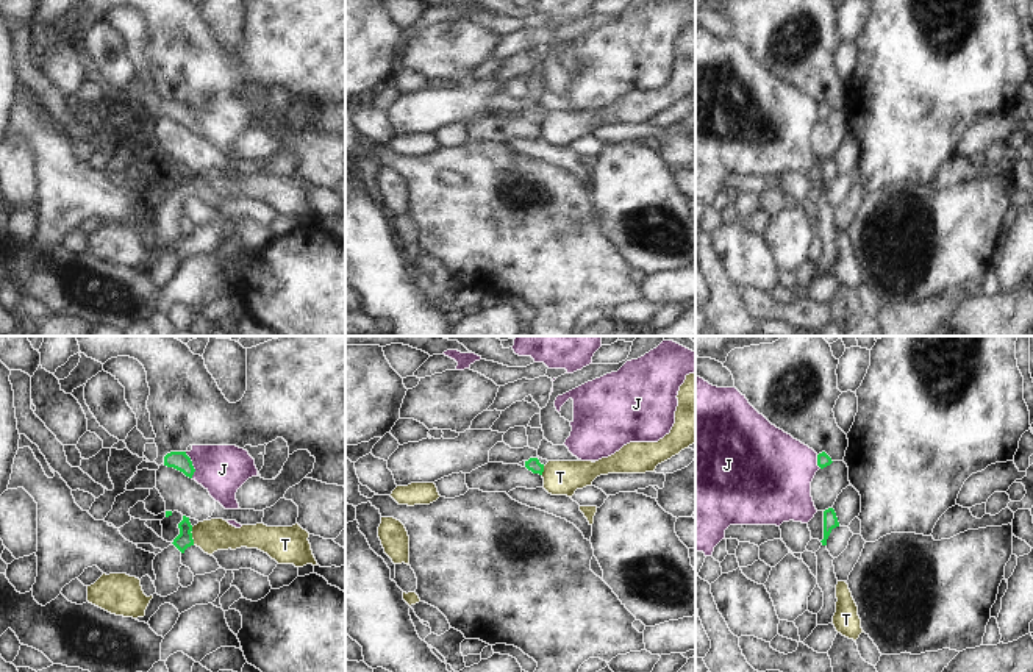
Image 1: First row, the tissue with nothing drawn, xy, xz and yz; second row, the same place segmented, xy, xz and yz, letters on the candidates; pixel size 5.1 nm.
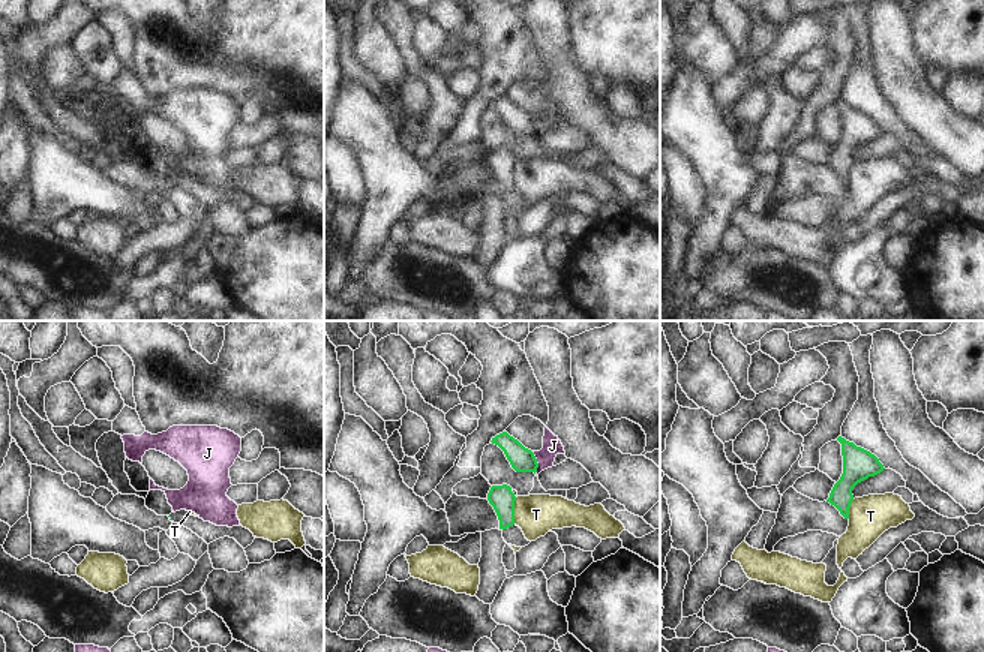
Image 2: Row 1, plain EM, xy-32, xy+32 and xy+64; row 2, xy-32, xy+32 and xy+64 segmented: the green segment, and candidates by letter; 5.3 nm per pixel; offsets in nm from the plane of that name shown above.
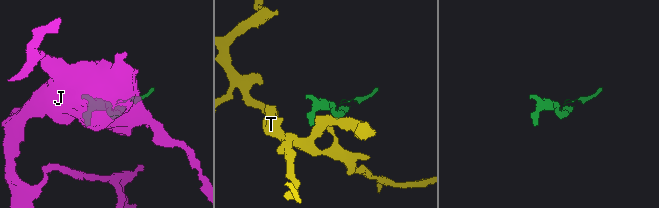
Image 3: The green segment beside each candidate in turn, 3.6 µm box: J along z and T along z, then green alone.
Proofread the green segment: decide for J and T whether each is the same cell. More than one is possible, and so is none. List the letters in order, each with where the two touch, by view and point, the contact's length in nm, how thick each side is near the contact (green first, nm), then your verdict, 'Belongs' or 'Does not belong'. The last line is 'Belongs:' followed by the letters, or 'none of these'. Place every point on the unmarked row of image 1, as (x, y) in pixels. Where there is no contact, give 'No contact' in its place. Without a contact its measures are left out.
J: Touches green at xy (191, 114). Shared border 140 nm. Thickness 100 nm (green) against 260 nm. Does not belong
T: Touches green at xy (191, 186). Shared border 100 nm. Thickness 80 nm (green) against 160 nm. Does not belong
Belongs: none of these.

